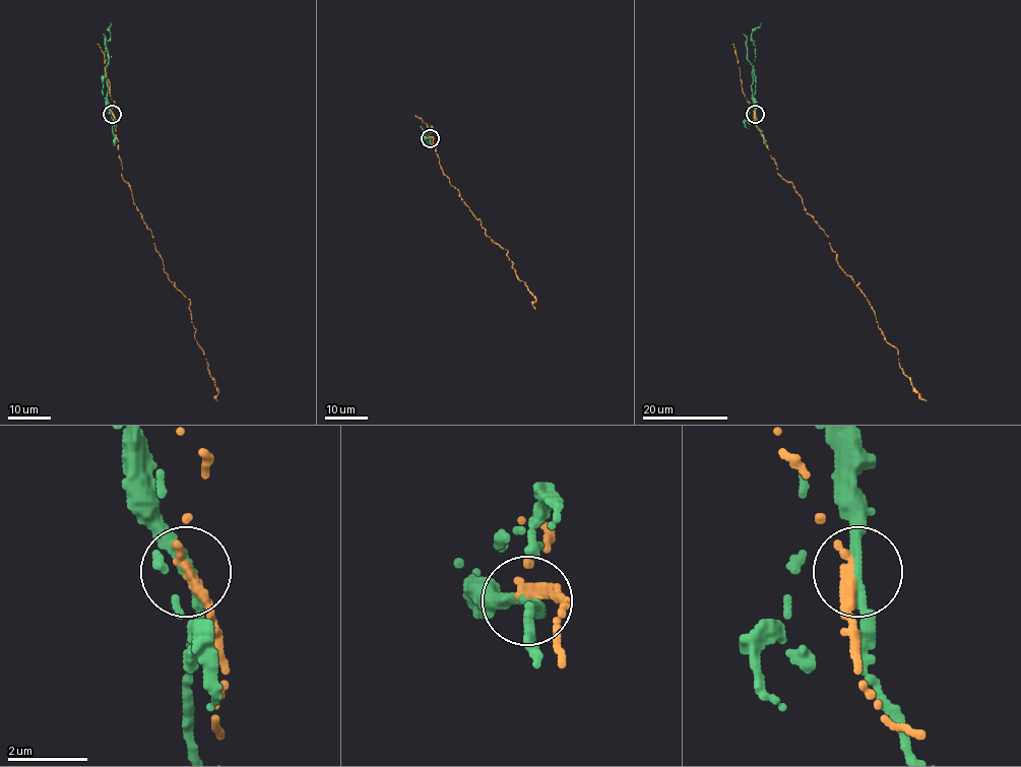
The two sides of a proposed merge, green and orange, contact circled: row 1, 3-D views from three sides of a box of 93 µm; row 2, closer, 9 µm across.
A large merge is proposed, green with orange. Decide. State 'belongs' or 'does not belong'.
does not belong

